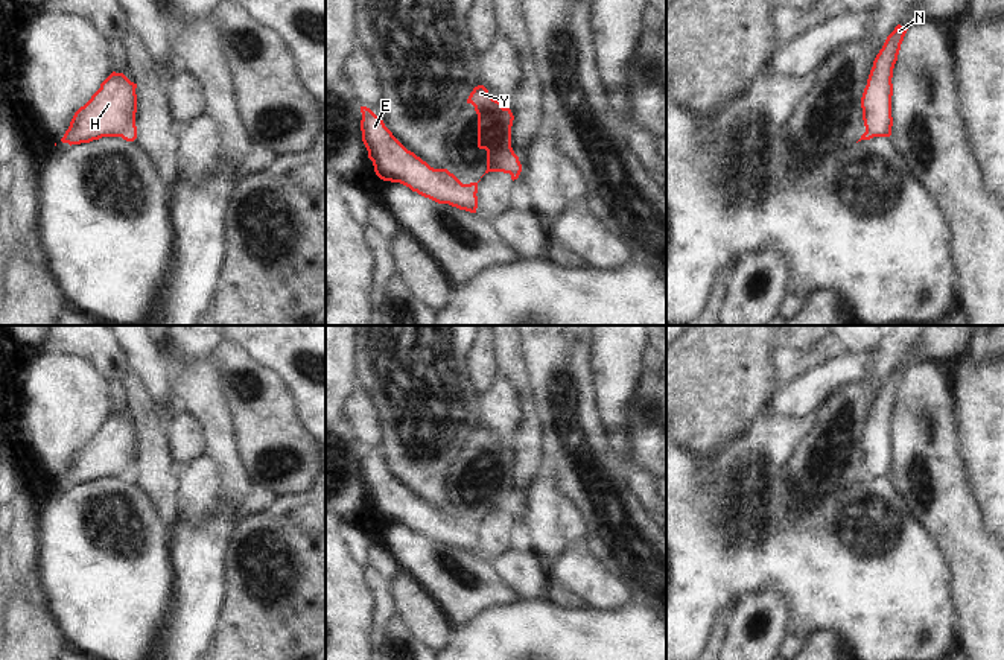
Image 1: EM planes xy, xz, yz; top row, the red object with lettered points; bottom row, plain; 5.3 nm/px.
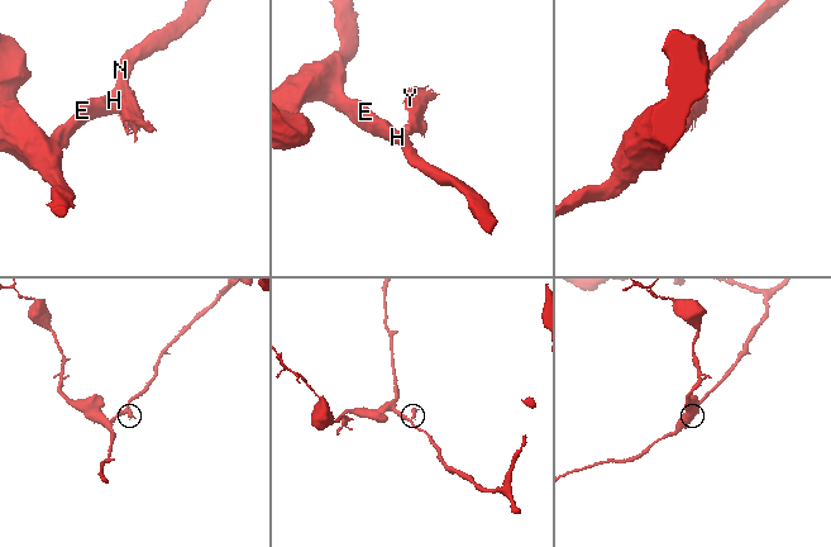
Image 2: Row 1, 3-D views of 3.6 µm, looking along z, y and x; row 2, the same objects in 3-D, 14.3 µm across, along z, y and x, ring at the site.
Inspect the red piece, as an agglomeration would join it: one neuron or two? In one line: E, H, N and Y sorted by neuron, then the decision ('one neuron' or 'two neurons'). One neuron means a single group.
E H N / Y | two neurons

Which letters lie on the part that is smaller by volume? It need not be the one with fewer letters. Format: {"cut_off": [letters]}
{"cut_off": ["Y"]}

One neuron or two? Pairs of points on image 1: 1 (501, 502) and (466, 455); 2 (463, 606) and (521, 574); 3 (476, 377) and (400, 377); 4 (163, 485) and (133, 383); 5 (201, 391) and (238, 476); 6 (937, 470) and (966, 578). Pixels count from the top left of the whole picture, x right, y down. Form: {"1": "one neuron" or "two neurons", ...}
{"1": "one neuron", "2": "two neurons", "3": "two neurons", "4": "one neuron", "5": "one neuron", "6": "one neuron"}

